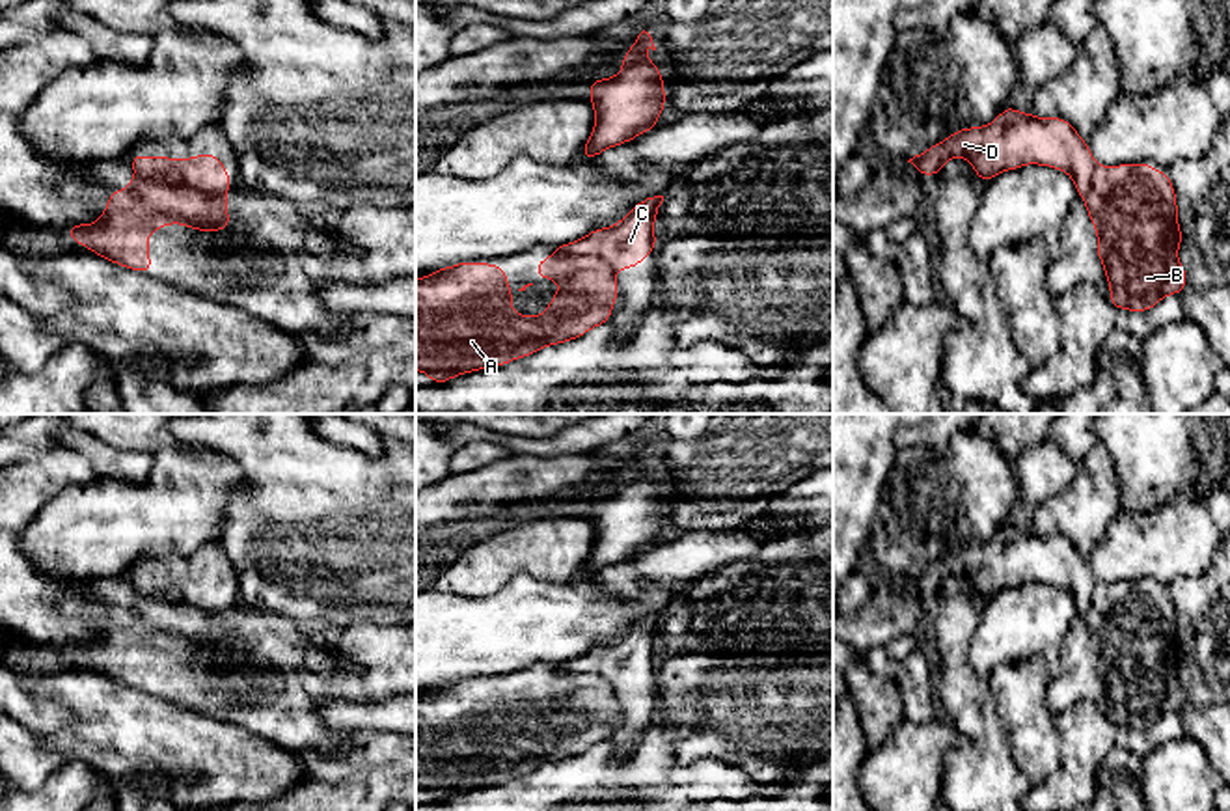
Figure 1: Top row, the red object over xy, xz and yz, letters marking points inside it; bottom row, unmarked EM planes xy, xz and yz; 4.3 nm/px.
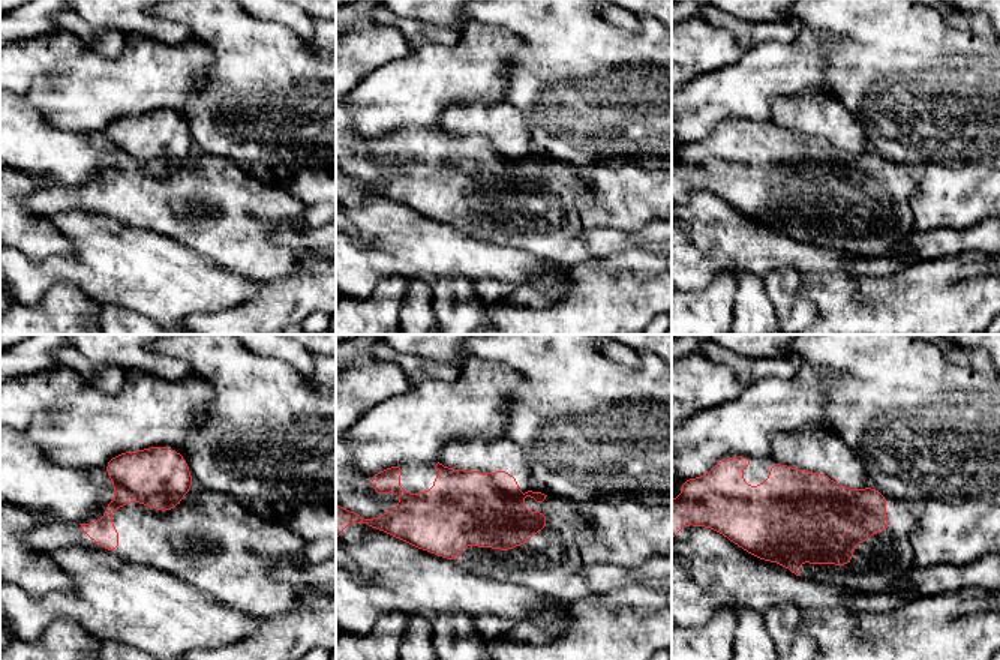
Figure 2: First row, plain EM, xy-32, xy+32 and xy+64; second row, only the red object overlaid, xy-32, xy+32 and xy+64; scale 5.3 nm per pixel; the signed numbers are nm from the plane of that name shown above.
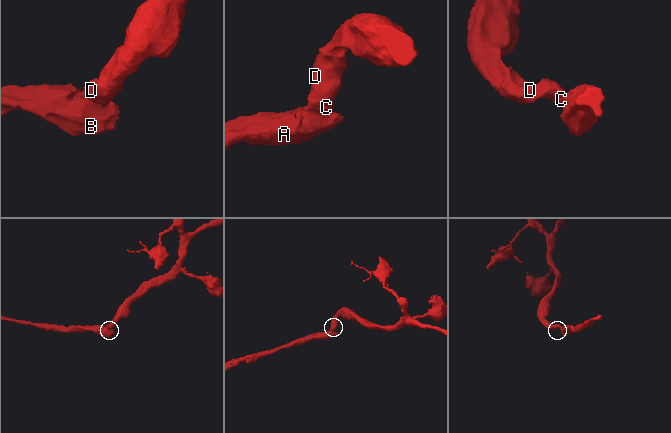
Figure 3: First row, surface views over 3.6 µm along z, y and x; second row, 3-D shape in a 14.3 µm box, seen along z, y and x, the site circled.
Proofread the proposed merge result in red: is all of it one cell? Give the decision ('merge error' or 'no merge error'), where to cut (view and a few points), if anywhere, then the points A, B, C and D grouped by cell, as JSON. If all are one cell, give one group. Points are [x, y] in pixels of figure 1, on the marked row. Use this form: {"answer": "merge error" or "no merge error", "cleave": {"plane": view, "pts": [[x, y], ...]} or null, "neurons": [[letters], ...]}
{"answer": "merge error", "cleave": {"plane": "xy", "pts": [[136, 172], [174, 176], [191, 189], [215, 194]]}, "neurons": [["A", "B"], ["C", "D"]]}

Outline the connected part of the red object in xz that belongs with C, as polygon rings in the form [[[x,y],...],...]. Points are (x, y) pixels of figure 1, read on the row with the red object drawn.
[[[663,196],[647,198],[634,205],[615,226],[593,229],[580,241],[561,244],[554,252],[568,257],[600,257],[619,270],[637,267],[656,250],[654,220],[662,201]]]

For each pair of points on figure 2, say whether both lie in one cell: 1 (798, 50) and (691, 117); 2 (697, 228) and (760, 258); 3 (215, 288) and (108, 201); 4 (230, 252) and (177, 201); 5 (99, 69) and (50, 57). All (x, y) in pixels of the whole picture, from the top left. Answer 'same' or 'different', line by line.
1: same
2: same
3: different
4: same
5: different

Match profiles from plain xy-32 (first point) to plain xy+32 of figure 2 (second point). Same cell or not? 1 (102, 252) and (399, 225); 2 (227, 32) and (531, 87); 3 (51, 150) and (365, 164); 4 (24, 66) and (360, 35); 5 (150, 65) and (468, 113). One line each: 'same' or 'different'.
1: same
2: same
3: same
4: same
5: different

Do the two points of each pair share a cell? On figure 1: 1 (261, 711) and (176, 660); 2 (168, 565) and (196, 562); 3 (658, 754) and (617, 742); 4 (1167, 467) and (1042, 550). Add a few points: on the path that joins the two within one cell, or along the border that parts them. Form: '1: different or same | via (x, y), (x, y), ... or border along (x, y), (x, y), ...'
1: same | via (241, 711), (218, 703), (196, 681)
2: same | via (176, 565), (189, 565)
3: different | border along (653, 722), (627, 754), (614, 756)
4: different | border along (1165, 504), (1150, 513), (1122, 513)

